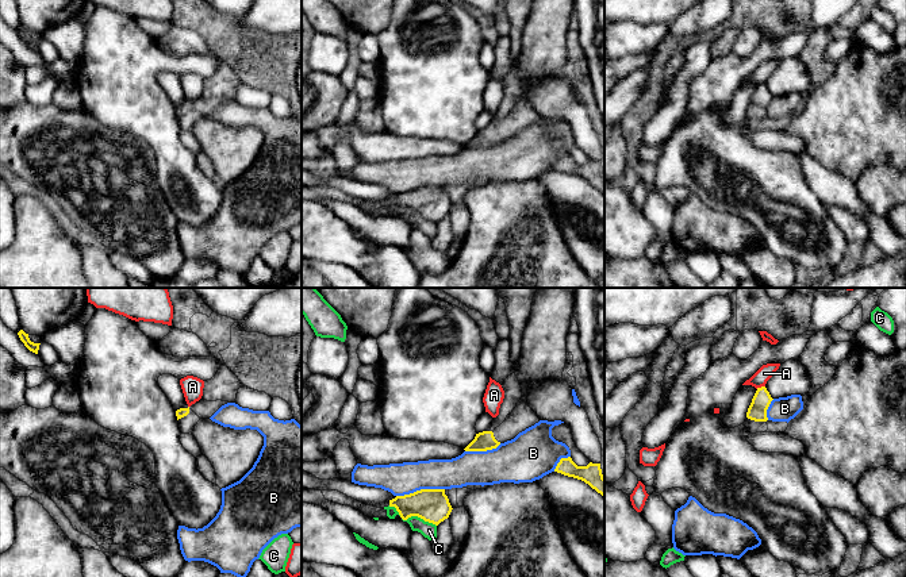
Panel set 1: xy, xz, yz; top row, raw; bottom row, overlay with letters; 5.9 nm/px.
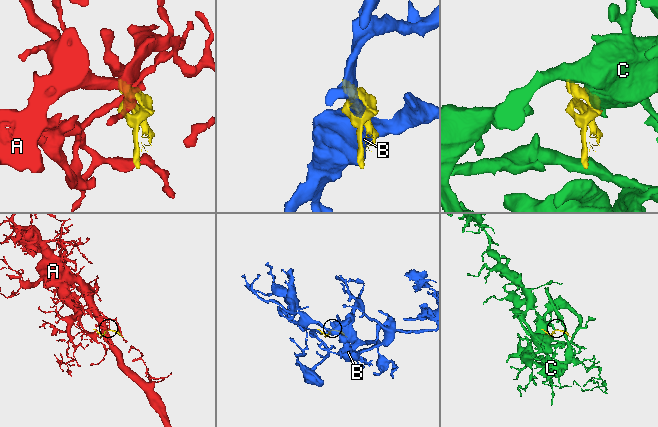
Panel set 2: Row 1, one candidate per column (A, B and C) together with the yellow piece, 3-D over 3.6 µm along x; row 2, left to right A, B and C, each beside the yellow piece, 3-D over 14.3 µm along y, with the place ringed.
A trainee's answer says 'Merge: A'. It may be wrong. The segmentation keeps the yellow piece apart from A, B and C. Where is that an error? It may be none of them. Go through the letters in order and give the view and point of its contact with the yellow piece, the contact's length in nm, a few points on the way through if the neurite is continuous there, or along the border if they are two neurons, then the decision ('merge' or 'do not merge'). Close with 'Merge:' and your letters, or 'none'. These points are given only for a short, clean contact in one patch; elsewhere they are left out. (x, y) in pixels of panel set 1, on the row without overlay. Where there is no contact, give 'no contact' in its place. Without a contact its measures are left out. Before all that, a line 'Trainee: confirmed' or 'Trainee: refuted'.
Trainee: refuted
A: contact yz (761, 84); length 60 nm; do not merge
B: contact xz (421, 187); length 300 nm; do not merge
C: contact xz (419, 214); length 220 nm; do not merge
Merge: none

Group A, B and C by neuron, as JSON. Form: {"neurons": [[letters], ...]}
{"neurons": [["A"], ["B"], ["C"]]}

